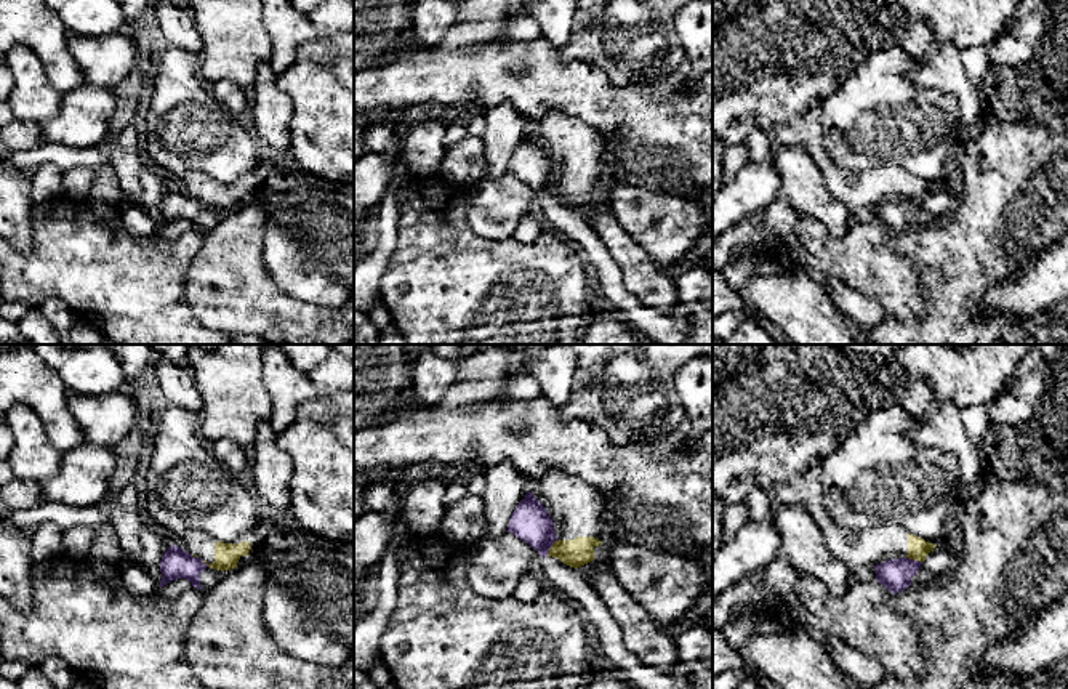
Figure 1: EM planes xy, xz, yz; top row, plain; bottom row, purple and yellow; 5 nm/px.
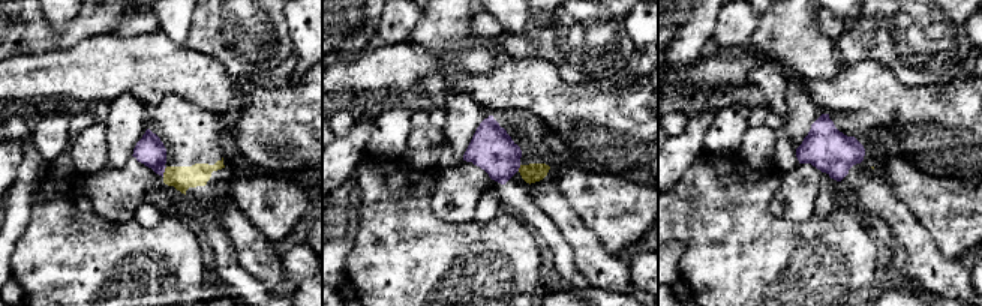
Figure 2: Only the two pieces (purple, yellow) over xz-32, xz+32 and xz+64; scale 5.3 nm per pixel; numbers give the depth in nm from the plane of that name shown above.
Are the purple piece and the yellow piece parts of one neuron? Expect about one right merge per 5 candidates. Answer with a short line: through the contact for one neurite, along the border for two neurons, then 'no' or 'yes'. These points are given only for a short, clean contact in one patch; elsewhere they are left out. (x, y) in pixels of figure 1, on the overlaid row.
line xz (558, 539), (546, 555); no

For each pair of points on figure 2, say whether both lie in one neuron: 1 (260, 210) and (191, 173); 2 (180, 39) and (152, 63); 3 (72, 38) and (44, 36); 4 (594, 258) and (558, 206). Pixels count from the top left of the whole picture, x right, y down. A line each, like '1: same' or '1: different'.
1: different
2: different
3: same
4: same

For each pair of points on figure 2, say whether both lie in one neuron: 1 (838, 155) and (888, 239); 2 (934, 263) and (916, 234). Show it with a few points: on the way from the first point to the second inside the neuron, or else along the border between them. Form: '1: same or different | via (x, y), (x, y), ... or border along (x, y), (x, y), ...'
1: different | border along (850, 191), (865, 210), (886, 224), (898, 242)
2: same | via (927, 255), (916, 242)

